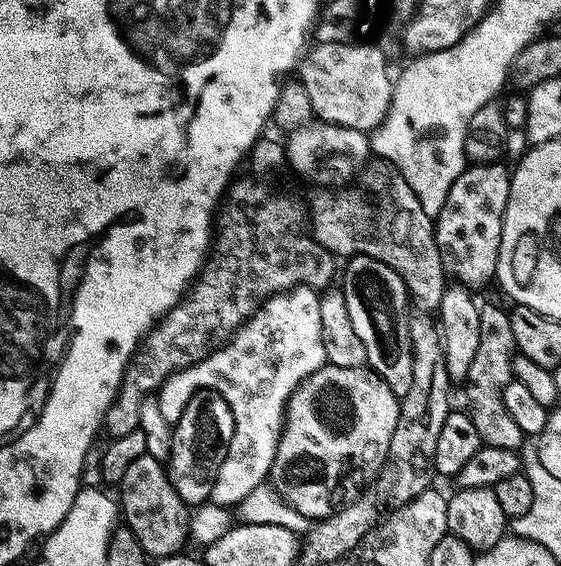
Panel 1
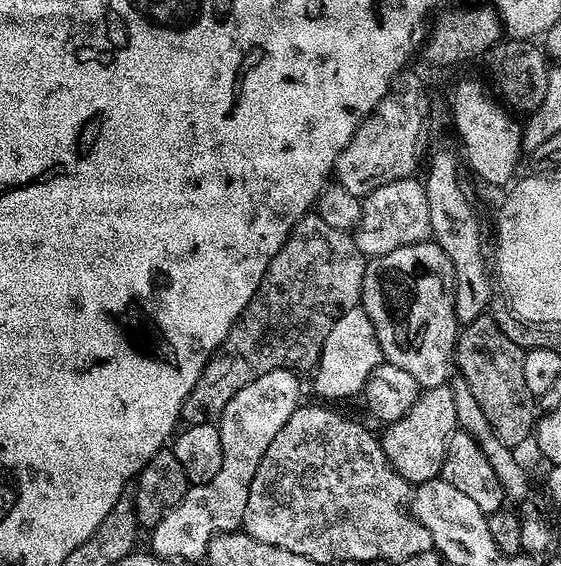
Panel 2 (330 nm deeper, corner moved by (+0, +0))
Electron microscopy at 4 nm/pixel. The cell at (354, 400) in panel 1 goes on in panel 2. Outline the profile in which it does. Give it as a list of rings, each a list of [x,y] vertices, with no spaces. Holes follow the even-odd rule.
[[[443,384],[437,388],[423,389],[408,413],[383,429],[384,453],[392,464],[392,469],[407,480],[409,485],[425,484],[440,476],[450,434],[457,431],[457,428],[451,387]]]

